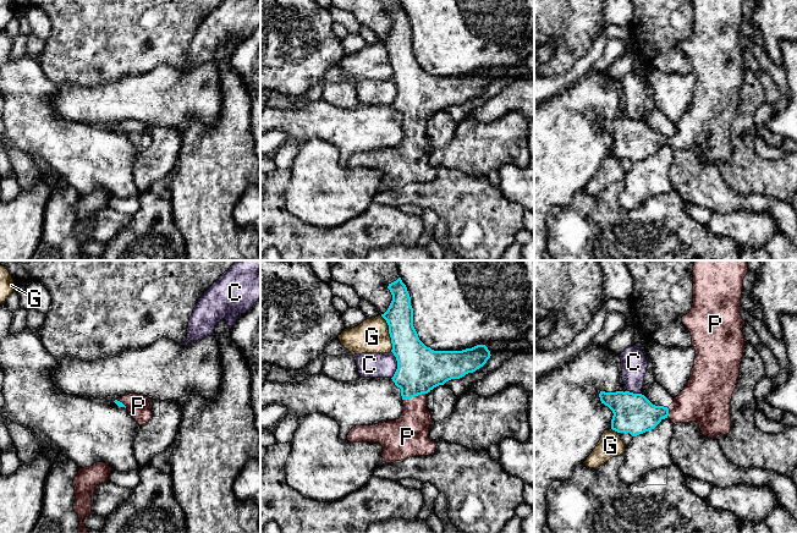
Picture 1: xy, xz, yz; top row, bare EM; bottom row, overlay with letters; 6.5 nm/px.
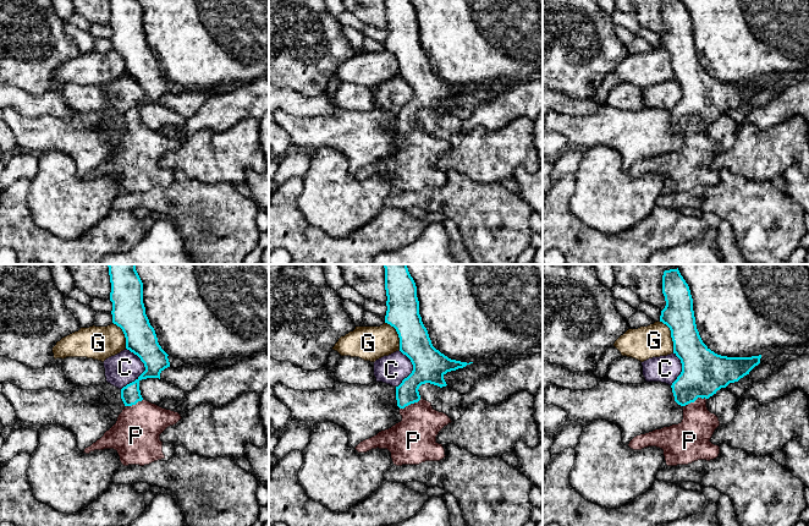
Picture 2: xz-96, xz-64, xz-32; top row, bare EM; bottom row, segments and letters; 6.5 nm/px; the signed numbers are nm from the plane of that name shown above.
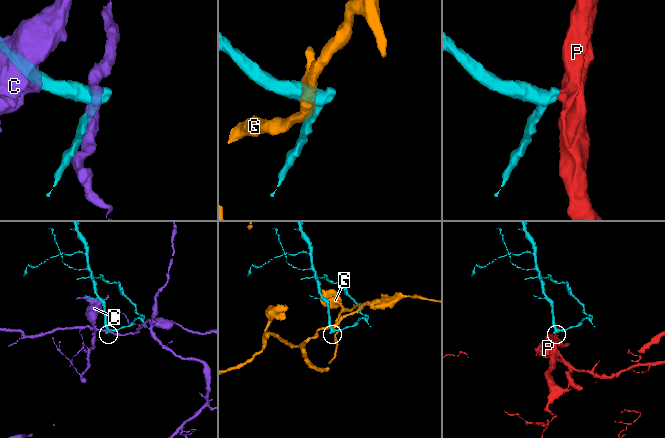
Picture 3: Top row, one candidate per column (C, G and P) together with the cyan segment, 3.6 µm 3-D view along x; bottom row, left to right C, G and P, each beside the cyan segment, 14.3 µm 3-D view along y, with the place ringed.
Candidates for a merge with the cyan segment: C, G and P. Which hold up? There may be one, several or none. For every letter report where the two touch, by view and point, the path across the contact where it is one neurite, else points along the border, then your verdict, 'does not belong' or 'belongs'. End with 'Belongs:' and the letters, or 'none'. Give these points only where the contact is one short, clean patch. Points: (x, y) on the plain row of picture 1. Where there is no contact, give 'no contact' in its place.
C: contact xz (397, 91); border xz (391, 77), (396, 87), (396, 97), (391, 104); does not belong
G: contact xz (389, 59); border xz (380, 42), (388, 51), (391, 77); does not belong
P: contact xz (413, 122); way xz (419, 95), (416, 102), (413, 122), (413, 152), (410, 160); belongs
Belongs: P

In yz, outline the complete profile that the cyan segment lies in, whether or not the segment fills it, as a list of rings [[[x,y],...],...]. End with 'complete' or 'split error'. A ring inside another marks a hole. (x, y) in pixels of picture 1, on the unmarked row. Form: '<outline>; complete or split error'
[[[693,0],[692,35],[682,43],[682,49],[691,59],[692,72],[696,76],[694,92],[688,109],[669,133],[655,132],[642,120],[600,117],[601,130],[614,139],[612,156],[637,163],[654,155],[663,145],[667,144],[674,150],[697,148],[702,160],[711,165],[730,159],[732,150],[731,125],[738,109],[743,75],[747,67],[742,59],[746,48],[740,39],[746,1]]]; split error

